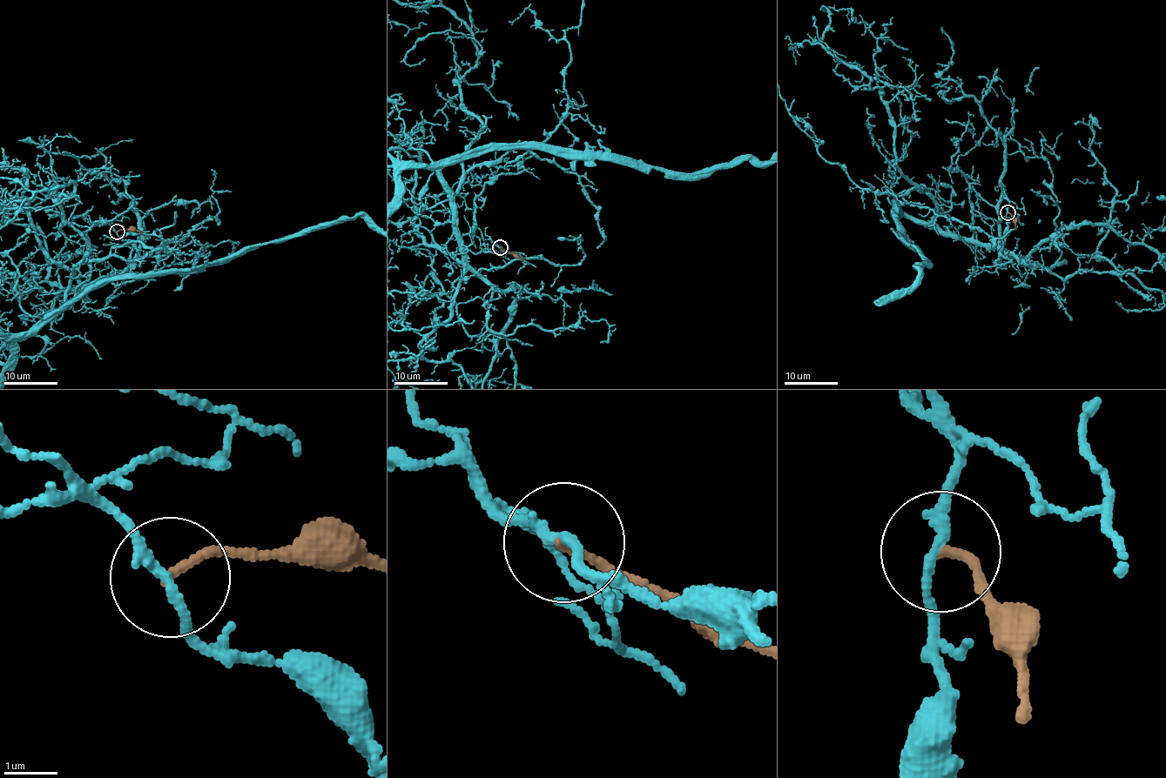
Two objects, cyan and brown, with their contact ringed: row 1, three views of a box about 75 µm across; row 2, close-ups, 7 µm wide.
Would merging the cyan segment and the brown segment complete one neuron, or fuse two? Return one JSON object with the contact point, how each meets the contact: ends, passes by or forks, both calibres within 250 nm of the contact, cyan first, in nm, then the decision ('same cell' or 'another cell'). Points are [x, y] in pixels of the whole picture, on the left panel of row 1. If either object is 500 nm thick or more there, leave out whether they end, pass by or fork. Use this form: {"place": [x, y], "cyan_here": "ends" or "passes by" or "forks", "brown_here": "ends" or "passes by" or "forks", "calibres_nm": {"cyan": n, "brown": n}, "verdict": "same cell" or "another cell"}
{"place": [117, 231], "cyan_here": "passes by", "brown_here": "ends", "calibres_nm": {"cyan": 180, "brown": 160}, "verdict": "another cell"}

